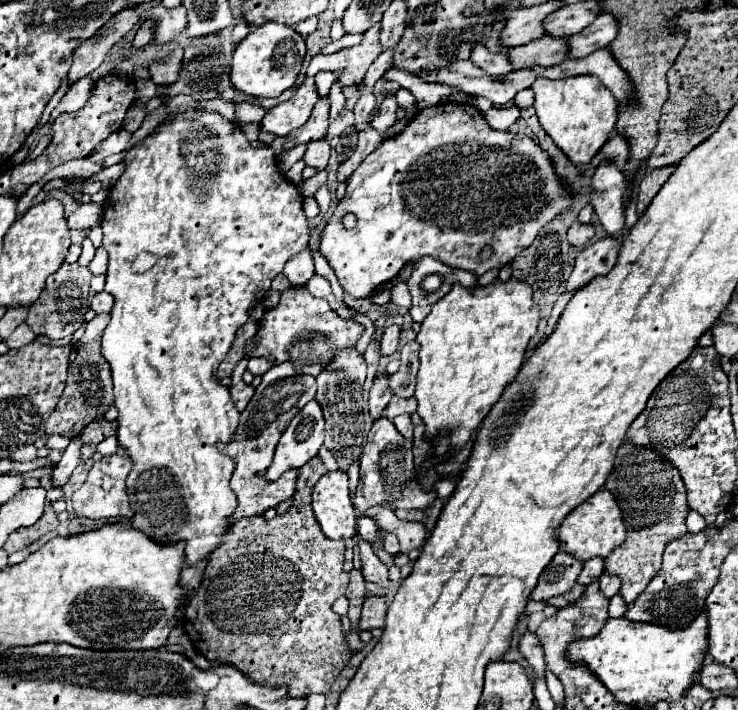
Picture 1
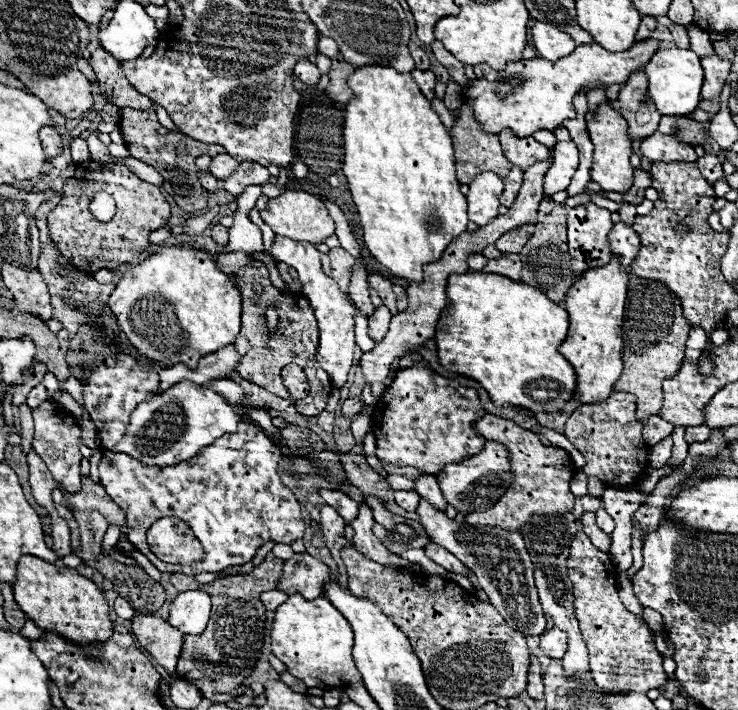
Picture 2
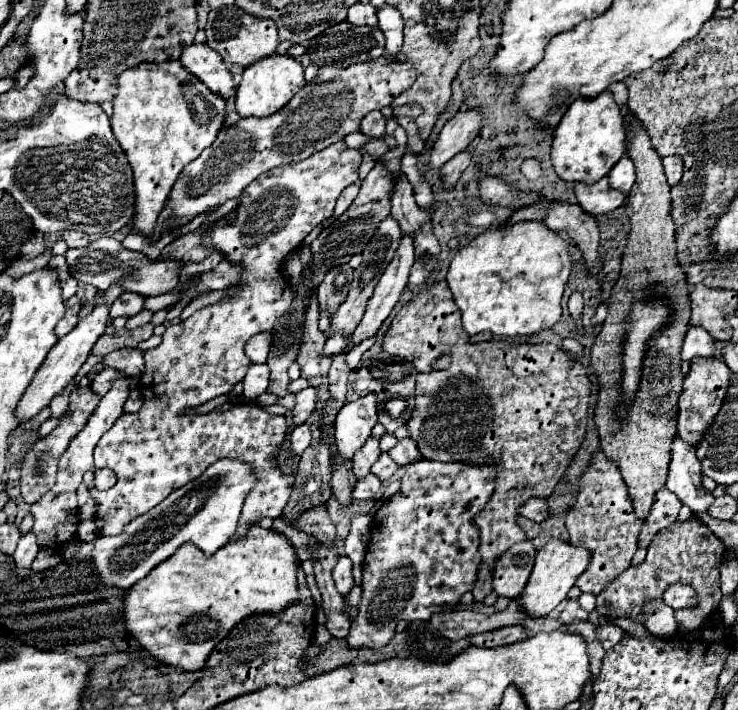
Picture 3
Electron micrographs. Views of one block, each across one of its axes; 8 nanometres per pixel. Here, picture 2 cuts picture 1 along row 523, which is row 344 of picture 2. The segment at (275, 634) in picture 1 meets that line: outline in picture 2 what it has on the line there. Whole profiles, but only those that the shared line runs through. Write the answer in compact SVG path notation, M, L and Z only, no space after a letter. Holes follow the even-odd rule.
M254 260L250 266L240 268L238 272L234 272L234 276L238 276L244 282L244 286L240 286L240 292L242 292L242 330L234 340L234 346L240 354L240 366L236 368L238 374L248 382L264 386L268 392L272 392L280 398L290 398L290 392L282 386L280 370L288 364L298 364L308 376L310 396L306 396L302 400L294 400L294 406L304 416L318 416L326 408L328 394L332 392L332 382L330 382L328 374L324 370L320 370L320 366L316 366L318 324L316 324L316 318L314 318L314 312L312 312L308 300L300 292L282 292L282 290L274 288L270 282L266 264L258 262L258 260ZM254 284L262 286L260 294L254 292ZM268 304L276 306L278 318L280 318L272 338L268 334L266 314L264 314Z

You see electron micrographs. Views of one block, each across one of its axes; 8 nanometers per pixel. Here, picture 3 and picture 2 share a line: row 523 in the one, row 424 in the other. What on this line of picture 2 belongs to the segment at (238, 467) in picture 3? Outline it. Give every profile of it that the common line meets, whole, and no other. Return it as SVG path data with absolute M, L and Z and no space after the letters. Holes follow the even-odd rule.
M216 378L202 386L182 380L172 384L164 394L160 394L160 398L152 398L152 402L136 406L130 416L126 438L116 446L116 450L124 450L124 454L132 454L132 458L140 458L140 462L154 466L184 462L194 458L200 448L212 444L216 438L236 432L238 422L244 420L244 412L248 412L246 394L234 380Z

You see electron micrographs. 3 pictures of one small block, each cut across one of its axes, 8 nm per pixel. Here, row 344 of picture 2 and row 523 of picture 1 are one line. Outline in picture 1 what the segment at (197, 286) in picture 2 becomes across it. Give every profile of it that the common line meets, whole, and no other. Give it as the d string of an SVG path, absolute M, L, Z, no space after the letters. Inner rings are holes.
M186 108L178 112L170 122L162 124L142 142L134 144L124 156L124 166L126 166L124 174L112 186L108 200L104 202L104 218L100 224L104 232L102 246L108 250L108 256L110 256L104 290L112 294L116 300L110 312L112 320L102 334L102 356L108 360L112 368L112 378L114 378L114 396L116 396L114 406L118 408L118 442L128 450L134 462L132 472L126 480L130 506L134 510L132 526L146 532L148 536L154 536L156 540L166 540L164 544L184 542L186 560L194 564L202 558L208 558L210 552L218 548L220 540L228 534L228 528L230 528L226 518L234 512L238 504L230 488L230 478L232 478L236 464L230 456L220 452L216 444L220 438L234 436L238 422L240 422L240 412L236 410L232 402L230 390L216 376L216 368L228 354L236 338L236 332L246 324L248 308L252 306L252 302L262 300L266 292L270 290L272 278L276 278L284 270L284 264L288 262L288 258L308 246L308 220L302 208L302 194L278 170L274 150L250 146L240 126L226 120L218 112L200 112L194 108Z

